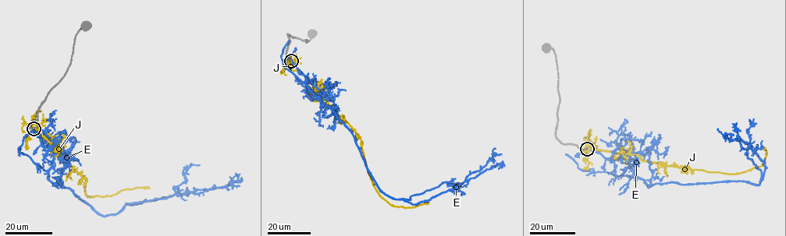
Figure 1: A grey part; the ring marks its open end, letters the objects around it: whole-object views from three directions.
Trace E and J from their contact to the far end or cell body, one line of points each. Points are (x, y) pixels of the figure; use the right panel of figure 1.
E: (586, 149), (606, 158), (624, 157), (649, 186), (759, 184), (766, 167), (755, 150), (744, 149), (718, 129)
J: (587, 149), (637, 155), (643, 160), (661, 162), (666, 166), (734, 174), (759, 167), (767, 152), (764, 148)

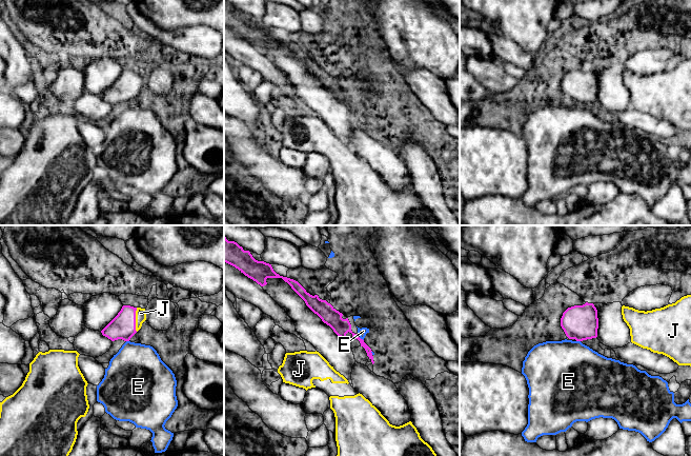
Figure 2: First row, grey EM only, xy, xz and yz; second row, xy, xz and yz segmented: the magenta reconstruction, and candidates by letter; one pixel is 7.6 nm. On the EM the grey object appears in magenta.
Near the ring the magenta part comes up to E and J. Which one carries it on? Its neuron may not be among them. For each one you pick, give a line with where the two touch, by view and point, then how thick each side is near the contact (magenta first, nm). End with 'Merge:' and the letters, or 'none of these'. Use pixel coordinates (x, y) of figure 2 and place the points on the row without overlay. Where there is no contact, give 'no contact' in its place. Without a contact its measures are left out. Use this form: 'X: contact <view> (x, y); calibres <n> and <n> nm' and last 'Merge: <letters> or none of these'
J: contact xy (135, 83); calibres 190 and 80 nm
Merge: J

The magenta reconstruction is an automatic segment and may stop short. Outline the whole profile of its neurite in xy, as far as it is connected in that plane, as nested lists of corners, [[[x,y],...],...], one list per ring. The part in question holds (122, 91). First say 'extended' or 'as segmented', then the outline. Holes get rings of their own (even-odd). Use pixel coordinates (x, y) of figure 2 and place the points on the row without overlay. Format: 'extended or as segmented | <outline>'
extended | [[[123,70],[118,79],[101,95],[111,105],[129,105],[146,84],[145,73]]]

